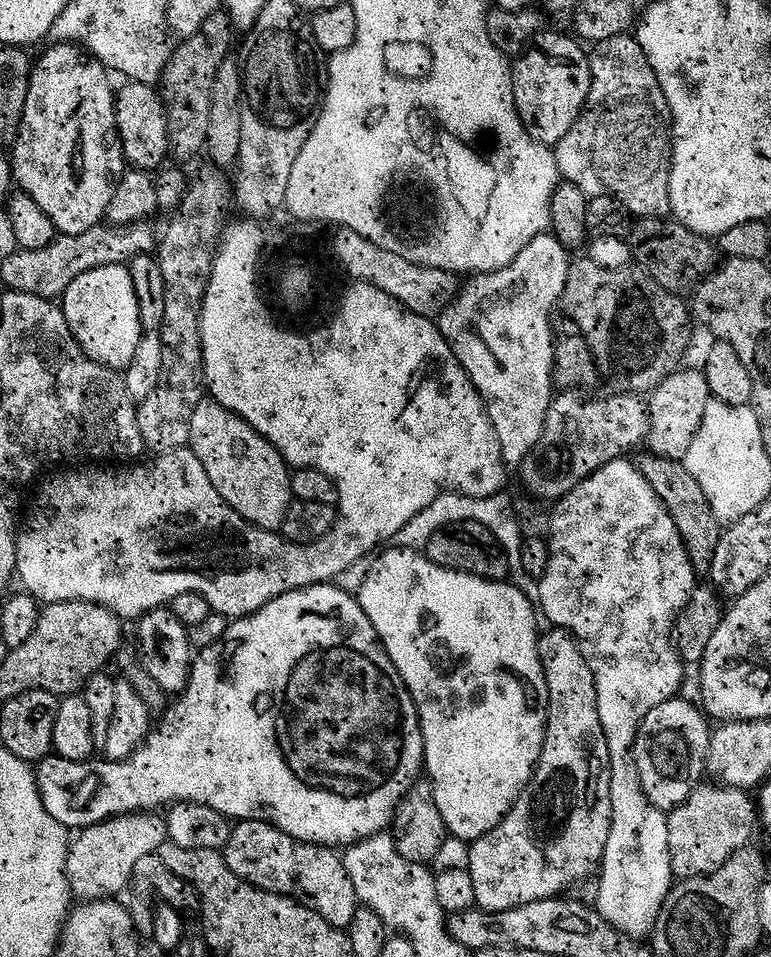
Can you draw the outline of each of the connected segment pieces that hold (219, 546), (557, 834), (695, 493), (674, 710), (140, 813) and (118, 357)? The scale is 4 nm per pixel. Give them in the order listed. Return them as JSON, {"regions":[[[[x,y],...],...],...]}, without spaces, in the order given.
{"regions":[[[[185,446],[176,448],[173,452],[159,453],[149,464],[128,466],[92,466],[96,468],[80,468],[77,472],[62,472],[46,481],[40,493],[32,500],[32,509],[28,517],[23,517],[22,527],[16,534],[16,576],[21,580],[23,591],[36,597],[40,602],[55,602],[58,600],[91,600],[111,608],[117,617],[133,616],[139,618],[151,608],[167,605],[174,594],[194,592],[197,586],[195,564],[204,564],[203,579],[218,585],[233,581],[238,576],[238,518],[240,515],[233,510],[210,486],[210,478],[206,478],[206,470],[202,470],[202,462],[194,458],[192,449]]],[[[555,626],[539,633],[535,641],[548,683],[548,724],[544,728],[544,748],[540,761],[524,789],[511,801],[505,814],[488,832],[471,841],[468,850],[468,873],[474,882],[475,907],[497,912],[526,902],[554,896],[570,876],[580,876],[594,860],[604,854],[606,838],[612,821],[610,806],[610,754],[598,722],[598,706],[594,678],[590,666],[580,653],[580,645],[567,628]]],[[[644,454],[641,460],[635,461],[636,469],[650,482],[654,494],[666,506],[670,518],[674,518],[674,526],[680,532],[682,546],[688,555],[693,573],[711,573],[714,565],[712,559],[718,550],[718,542],[722,535],[722,525],[714,518],[714,510],[710,510],[710,502],[706,502],[706,493],[698,486],[694,474],[686,470],[683,460],[671,460],[665,456]]],[[[675,696],[654,706],[640,723],[633,748],[636,768],[639,770],[640,784],[648,800],[660,811],[668,812],[676,808],[701,781],[699,778],[706,770],[711,736],[710,724],[707,722],[709,723],[705,713],[693,701]]],[[[135,810],[99,820],[89,828],[79,829],[80,836],[71,841],[64,871],[71,883],[80,888],[101,888],[101,893],[116,894],[120,887],[132,879],[134,862],[158,850],[168,840],[168,827],[164,816],[155,816],[152,810]]],[[[123,264],[98,266],[78,274],[62,294],[62,311],[70,326],[72,336],[80,344],[82,351],[91,360],[97,360],[113,370],[127,368],[138,350],[141,338],[138,318],[138,298],[134,298],[134,286]]]]}

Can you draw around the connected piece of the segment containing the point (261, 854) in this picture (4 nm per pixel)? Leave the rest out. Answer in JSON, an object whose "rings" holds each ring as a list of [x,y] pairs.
{"rings":[[[240,818],[232,824],[232,833],[222,849],[226,866],[247,884],[264,892],[290,896],[314,910],[332,927],[347,929],[358,907],[356,891],[344,869],[344,861],[331,847],[296,840],[274,824],[264,820]]]}

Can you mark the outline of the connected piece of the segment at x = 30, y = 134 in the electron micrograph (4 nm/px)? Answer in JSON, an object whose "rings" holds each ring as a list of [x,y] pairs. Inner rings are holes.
{"rings":[[[58,42],[48,47],[52,48],[41,54],[40,61],[37,64],[35,61],[28,73],[20,133],[10,148],[12,178],[19,191],[30,194],[30,198],[46,210],[57,233],[77,236],[105,219],[113,183],[125,171],[126,161],[120,150],[120,135],[116,132],[114,88],[108,85],[109,73],[104,65],[72,42]]]}

